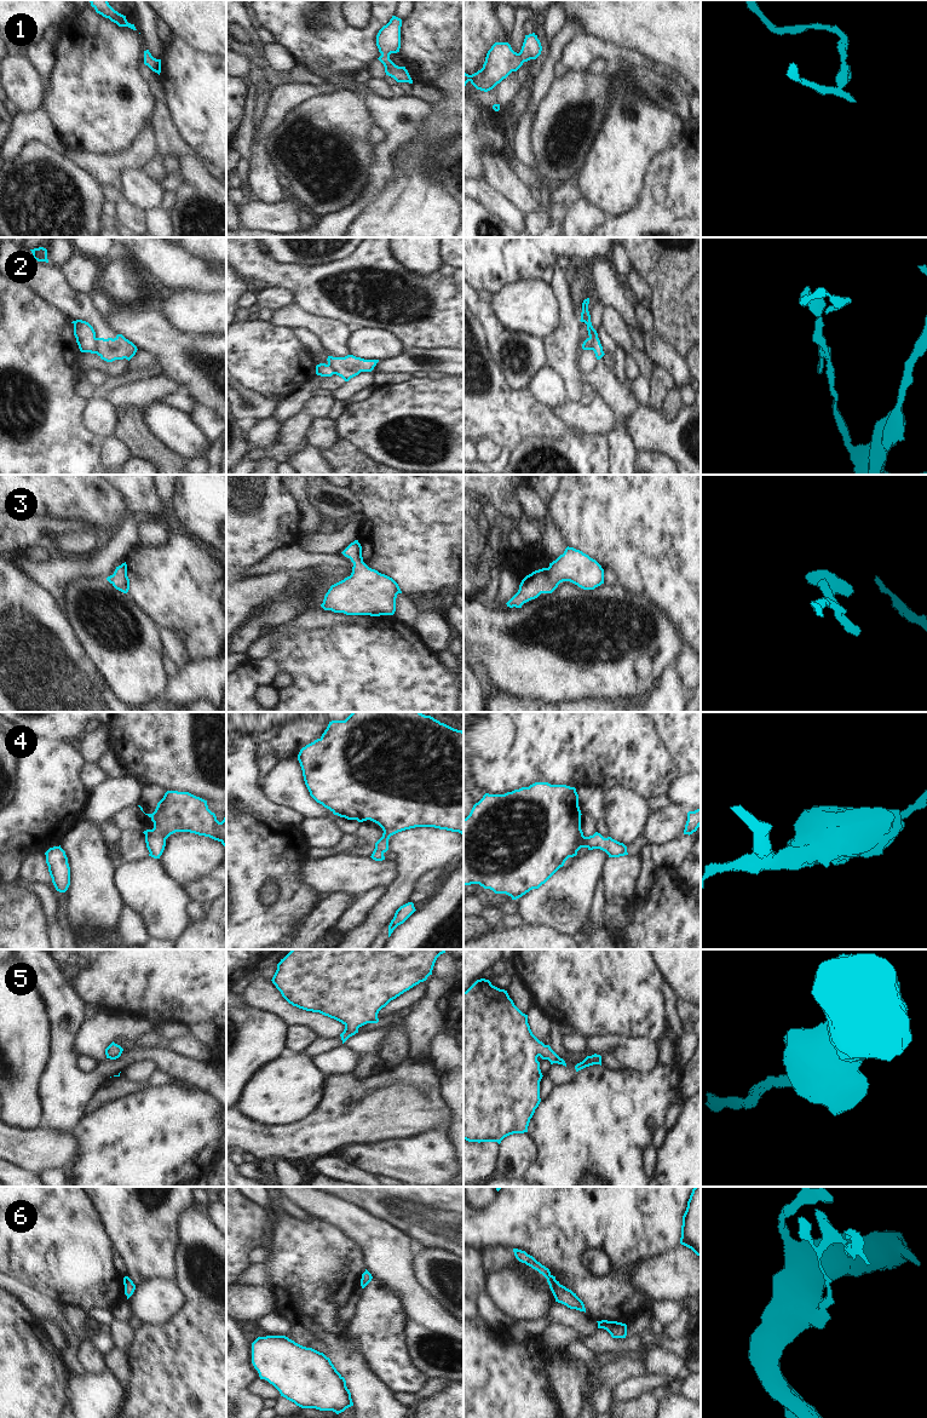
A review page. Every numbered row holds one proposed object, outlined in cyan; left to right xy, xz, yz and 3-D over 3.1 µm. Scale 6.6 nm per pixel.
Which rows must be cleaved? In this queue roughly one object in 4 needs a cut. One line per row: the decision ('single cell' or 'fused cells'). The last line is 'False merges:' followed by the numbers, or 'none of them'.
1: single cell
2: fused cells
3: single cell
4: single cell
5: single cell
6: single cell
False merges: 2

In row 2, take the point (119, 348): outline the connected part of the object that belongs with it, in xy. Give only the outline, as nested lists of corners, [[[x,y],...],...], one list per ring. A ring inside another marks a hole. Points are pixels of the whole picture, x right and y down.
[[[117,334],[114,339],[96,338],[94,348],[97,355],[106,362],[123,358],[129,361],[138,350],[137,346],[122,334]]]

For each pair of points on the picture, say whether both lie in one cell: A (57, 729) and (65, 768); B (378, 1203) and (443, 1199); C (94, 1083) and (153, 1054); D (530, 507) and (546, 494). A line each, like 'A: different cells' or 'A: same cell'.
A: different cells
B: same cell
C: same cell
D: different cells

